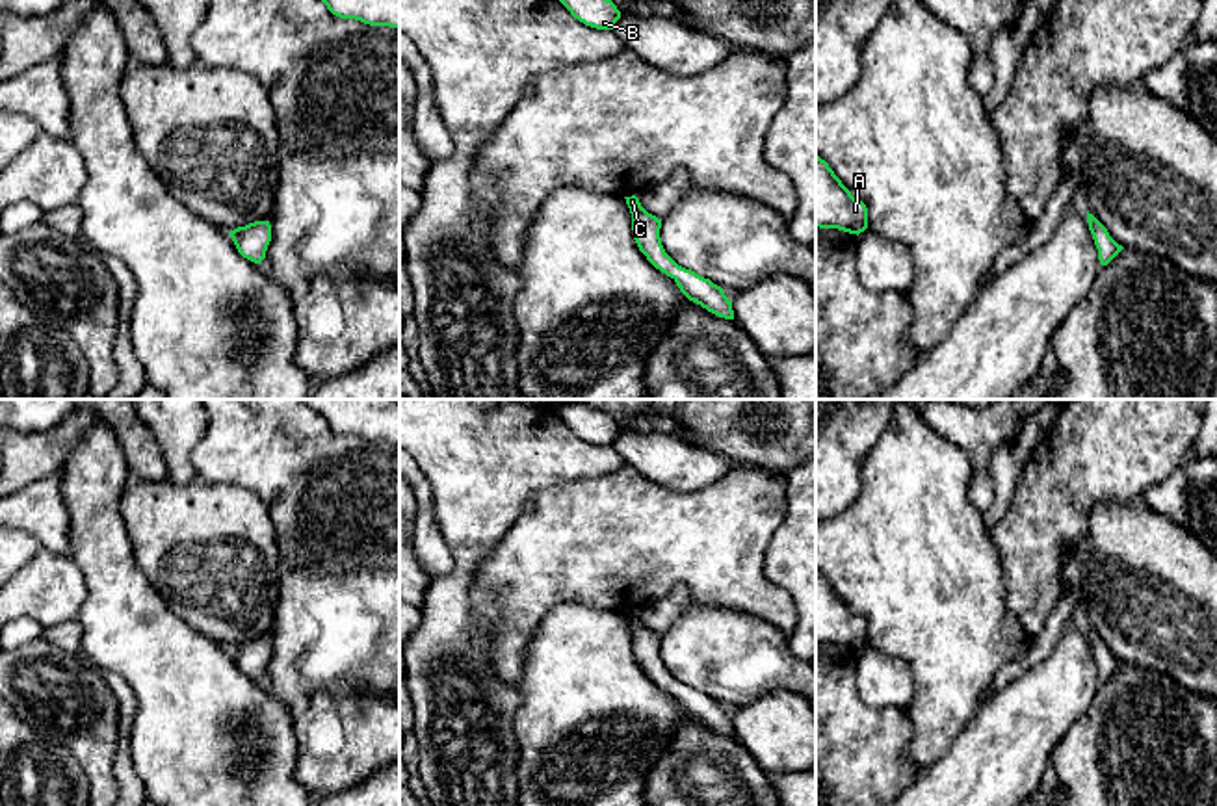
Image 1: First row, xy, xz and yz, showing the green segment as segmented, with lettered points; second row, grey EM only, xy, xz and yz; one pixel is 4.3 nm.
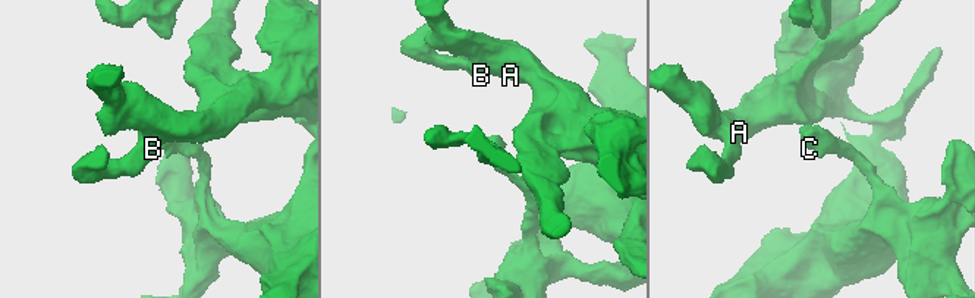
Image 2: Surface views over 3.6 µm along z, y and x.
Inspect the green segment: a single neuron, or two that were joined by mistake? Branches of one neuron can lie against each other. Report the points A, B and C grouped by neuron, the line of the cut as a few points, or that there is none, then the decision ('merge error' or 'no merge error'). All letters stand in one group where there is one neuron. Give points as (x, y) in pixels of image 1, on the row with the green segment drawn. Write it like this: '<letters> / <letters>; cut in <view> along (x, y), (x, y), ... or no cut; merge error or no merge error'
A B C; no cut; no merge error

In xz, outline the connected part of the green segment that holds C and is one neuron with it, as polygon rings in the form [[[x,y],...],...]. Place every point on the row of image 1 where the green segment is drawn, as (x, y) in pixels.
[[[635,195],[624,199],[632,214],[634,240],[647,260],[656,269],[671,277],[689,301],[719,318],[734,319],[732,301],[725,295],[721,286],[691,269],[678,266],[665,253],[660,238],[661,219],[648,214]]]

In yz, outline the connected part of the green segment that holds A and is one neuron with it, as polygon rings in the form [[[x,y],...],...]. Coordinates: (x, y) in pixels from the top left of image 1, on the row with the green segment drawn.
[[[816,156],[816,227],[857,236],[868,228],[866,204],[851,195],[819,156]]]

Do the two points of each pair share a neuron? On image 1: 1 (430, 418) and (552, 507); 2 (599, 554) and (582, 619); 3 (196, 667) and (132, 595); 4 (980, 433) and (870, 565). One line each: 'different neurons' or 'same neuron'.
1: different neurons
2: different neurons
3: same neuron
4: different neurons

